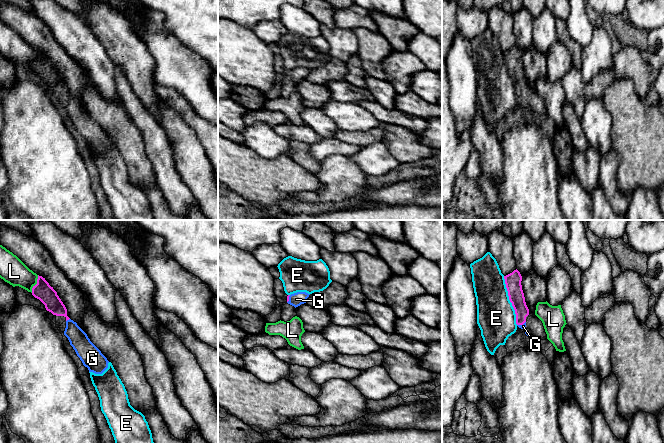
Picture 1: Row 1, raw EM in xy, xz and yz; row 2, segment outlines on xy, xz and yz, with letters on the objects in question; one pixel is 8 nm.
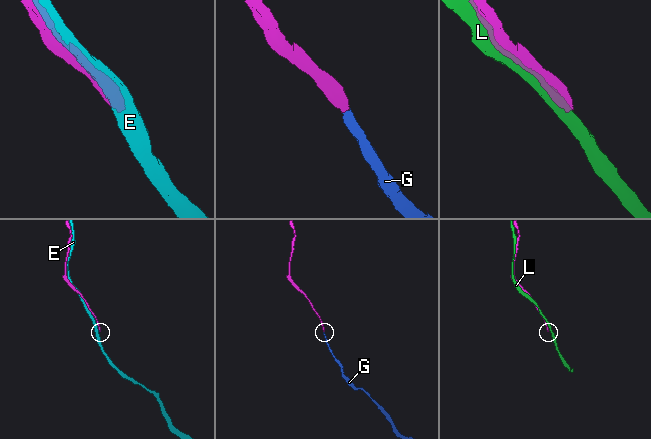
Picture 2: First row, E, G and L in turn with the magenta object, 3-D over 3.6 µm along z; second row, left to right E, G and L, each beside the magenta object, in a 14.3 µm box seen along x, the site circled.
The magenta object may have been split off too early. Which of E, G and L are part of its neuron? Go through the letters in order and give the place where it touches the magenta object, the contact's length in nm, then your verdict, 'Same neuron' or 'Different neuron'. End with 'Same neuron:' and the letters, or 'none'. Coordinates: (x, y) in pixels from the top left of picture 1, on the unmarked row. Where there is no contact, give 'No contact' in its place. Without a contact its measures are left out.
E: Touches magenta at yz (509, 75). Shared border 400 nm. Different neuron
G: Touches magenta at xy (67, 95). Shared border 40 nm. Same neuron
L: Touches magenta at xy (36, 60). Shared border 160 nm. Different neuron
Same neuron: G

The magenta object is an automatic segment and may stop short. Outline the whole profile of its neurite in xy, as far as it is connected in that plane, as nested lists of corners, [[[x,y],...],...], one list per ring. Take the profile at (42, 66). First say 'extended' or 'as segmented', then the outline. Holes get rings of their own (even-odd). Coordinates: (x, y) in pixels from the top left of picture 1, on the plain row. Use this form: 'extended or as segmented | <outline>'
extended | [[[38,51],[37,60],[32,64],[32,71],[45,81],[47,87],[66,94],[64,111],[68,114],[77,132],[89,148],[102,150],[108,144],[109,137],[77,99],[67,92],[67,85],[57,68],[42,52]]]

